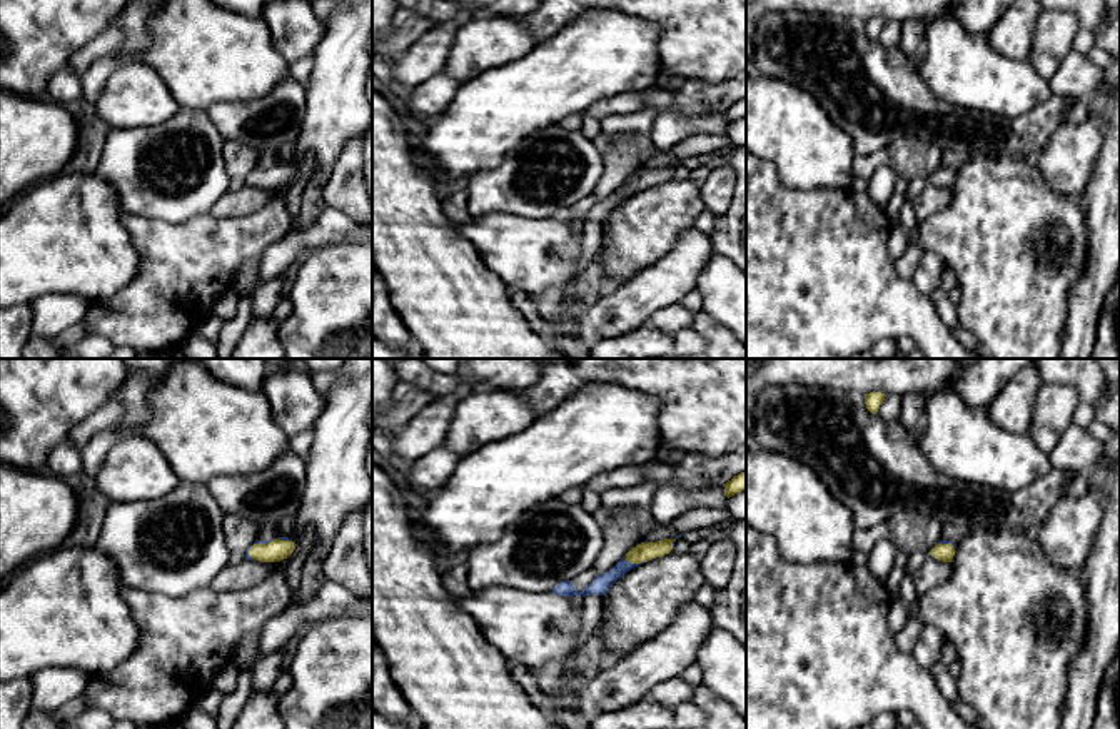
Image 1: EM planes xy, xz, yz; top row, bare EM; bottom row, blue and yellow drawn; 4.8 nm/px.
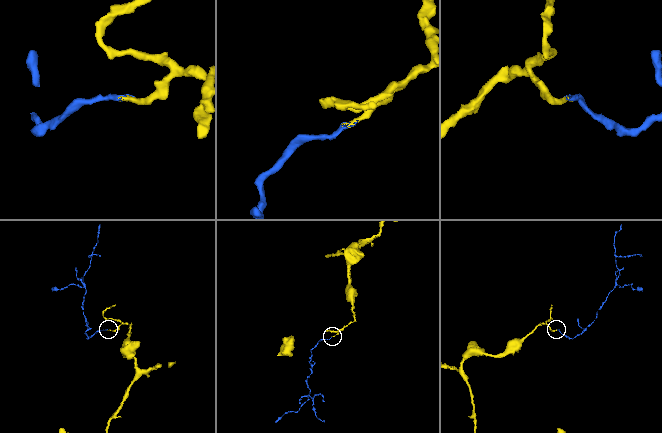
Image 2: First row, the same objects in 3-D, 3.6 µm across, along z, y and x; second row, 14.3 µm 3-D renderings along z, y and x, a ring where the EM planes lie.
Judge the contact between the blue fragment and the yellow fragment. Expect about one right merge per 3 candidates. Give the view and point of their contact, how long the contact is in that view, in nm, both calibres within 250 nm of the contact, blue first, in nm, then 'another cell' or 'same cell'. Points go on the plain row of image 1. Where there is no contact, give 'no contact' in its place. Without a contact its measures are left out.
xz (635, 191) | 110 nm | 90/100 nm | same cell

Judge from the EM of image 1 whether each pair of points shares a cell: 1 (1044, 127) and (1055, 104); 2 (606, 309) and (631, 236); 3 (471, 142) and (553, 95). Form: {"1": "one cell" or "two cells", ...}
{"1": "one cell", "2": "two cells", "3": "one cell"}

